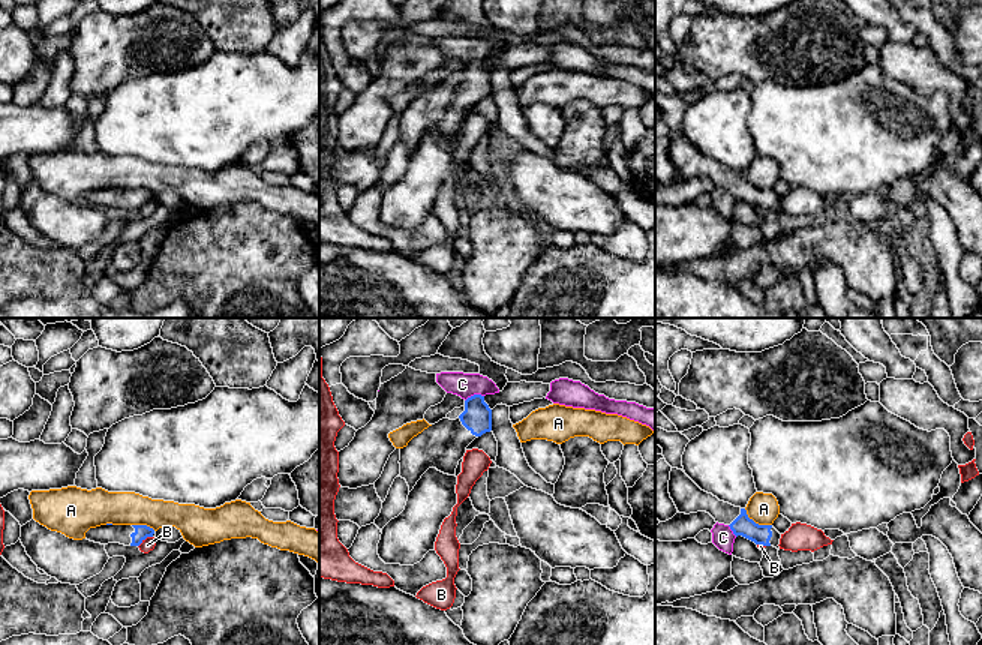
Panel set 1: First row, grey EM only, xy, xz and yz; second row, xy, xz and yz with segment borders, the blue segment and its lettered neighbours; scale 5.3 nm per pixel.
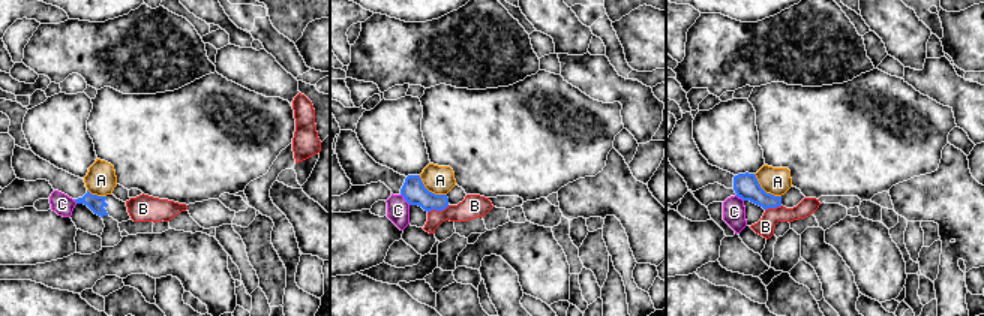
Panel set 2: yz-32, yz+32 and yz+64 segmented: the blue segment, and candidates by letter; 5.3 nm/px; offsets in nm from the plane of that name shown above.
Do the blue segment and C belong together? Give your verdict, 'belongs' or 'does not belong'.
does not belong

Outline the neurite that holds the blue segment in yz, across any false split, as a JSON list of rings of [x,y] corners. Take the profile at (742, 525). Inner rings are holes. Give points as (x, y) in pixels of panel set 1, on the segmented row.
[[[741,508],[741,514],[729,526],[736,537],[742,536],[756,544],[774,546],[780,550],[781,534],[772,525],[756,524],[745,508]]]

